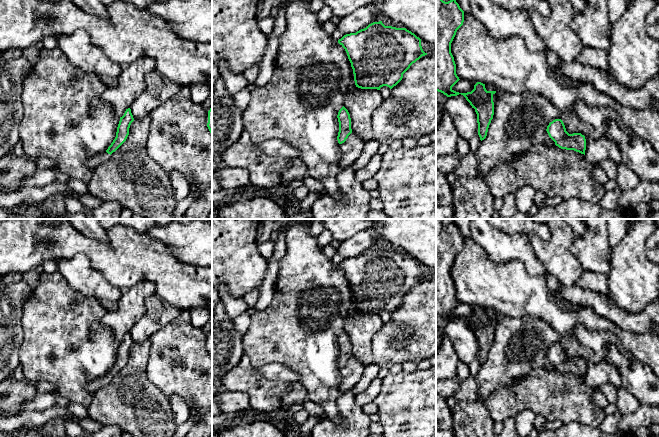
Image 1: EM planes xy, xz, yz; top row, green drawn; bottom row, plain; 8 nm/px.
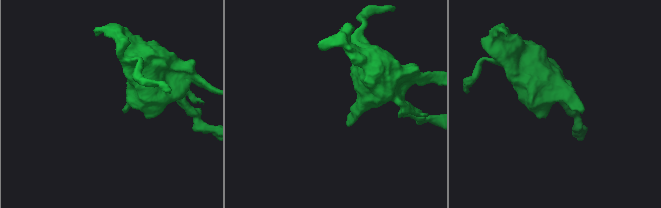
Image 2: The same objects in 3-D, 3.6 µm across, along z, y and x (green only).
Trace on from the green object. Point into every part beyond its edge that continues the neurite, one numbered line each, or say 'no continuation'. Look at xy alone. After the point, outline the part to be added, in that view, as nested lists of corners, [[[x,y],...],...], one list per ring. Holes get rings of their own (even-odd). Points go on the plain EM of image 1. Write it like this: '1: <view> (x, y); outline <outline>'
1: xy (97, 384); outline [[[104,376],[103,378],[100,378],[98,380],[93,381],[89,386],[88,386],[88,390],[91,392],[94,392],[98,389],[100,389],[101,387],[107,385],[109,383],[111,379],[108,378],[107,376]]]

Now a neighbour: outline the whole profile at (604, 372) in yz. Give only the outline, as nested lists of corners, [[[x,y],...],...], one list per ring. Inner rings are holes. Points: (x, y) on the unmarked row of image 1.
[[[585,360],[586,374],[585,382],[593,389],[598,389],[602,384],[612,384],[618,390],[621,386],[620,373],[617,367],[604,360],[599,363],[592,363]]]

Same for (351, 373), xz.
[[[351,357],[346,365],[340,368],[340,374],[342,377],[342,382],[340,384],[341,393],[351,390],[356,383],[361,379],[365,365]]]

